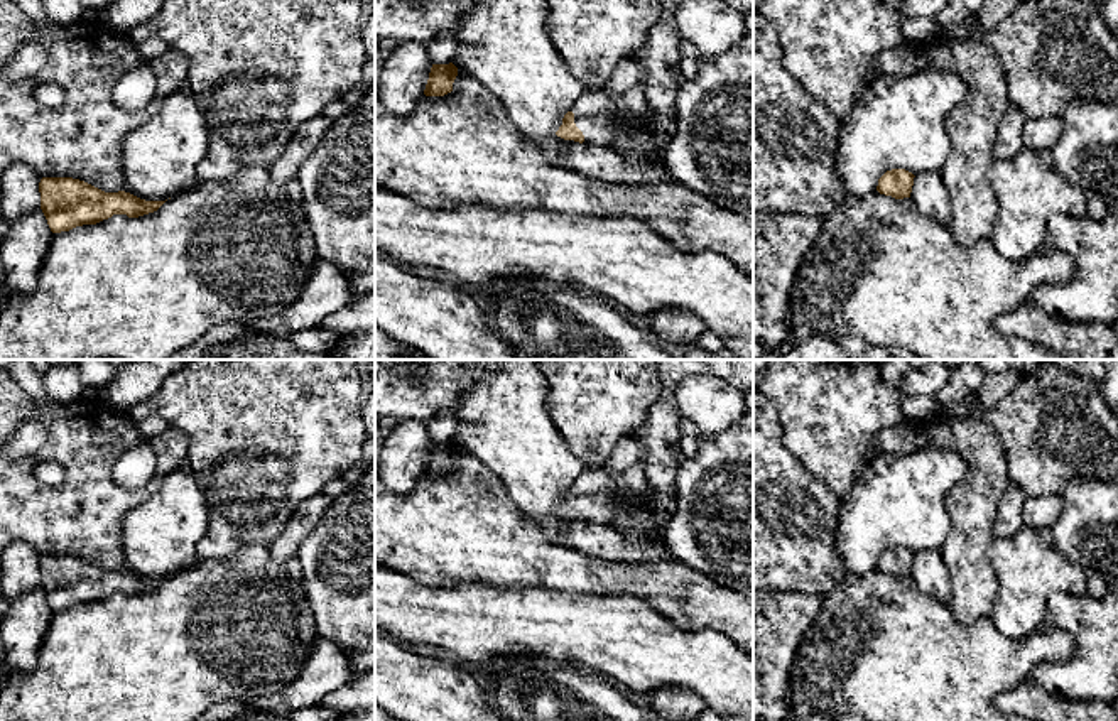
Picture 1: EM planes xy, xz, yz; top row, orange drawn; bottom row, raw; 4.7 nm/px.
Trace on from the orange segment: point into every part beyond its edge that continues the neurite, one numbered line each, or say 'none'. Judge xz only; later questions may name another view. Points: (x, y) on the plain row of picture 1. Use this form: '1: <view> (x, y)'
1: xz (593, 490)

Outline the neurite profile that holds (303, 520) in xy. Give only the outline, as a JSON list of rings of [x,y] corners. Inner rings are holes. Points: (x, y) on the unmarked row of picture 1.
[[[319,493],[292,512],[284,530],[269,545],[275,562],[285,564],[290,557],[297,556],[301,542],[314,530],[329,503],[331,498],[326,493]]]

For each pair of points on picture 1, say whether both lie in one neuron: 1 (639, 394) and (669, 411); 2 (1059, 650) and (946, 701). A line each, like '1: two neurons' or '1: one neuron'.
1: two neurons
2: one neuron

